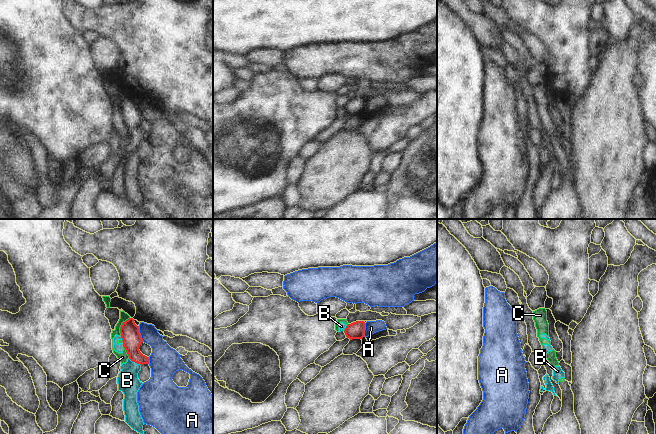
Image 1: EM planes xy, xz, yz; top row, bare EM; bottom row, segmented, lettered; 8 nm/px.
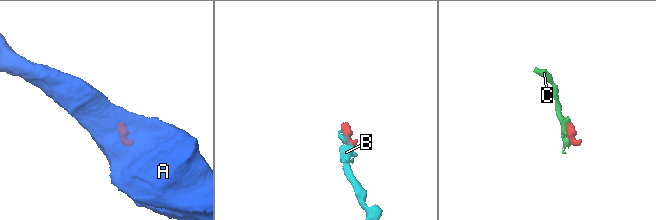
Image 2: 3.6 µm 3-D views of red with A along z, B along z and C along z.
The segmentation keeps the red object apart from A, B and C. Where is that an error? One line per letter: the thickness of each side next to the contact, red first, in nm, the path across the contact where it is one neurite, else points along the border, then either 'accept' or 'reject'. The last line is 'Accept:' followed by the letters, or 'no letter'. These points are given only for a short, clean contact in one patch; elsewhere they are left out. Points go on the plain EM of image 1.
A: 150 nm thick on the red side, 180 nm on the other; border along xy (138, 102), (138, 108), (143, 117); reject
B: 150 nm thick on the red side, 170 nm on the other; border along xy (128, 134), (140, 141); reject
C: 150 nm thick on the red side, 80 nm on the other; border along xy (129, 93), (120, 103), (120, 112); reject
Accept: no letter

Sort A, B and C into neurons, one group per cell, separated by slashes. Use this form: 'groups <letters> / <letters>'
groups A / B / C

